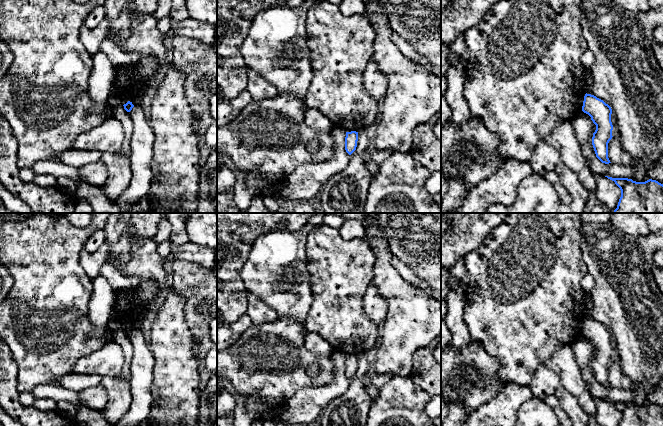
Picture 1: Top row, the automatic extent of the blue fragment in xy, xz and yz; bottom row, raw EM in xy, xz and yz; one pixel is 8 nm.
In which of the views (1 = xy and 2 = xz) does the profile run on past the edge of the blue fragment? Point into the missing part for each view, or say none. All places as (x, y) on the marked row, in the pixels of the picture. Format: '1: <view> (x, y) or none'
1: none
2: none

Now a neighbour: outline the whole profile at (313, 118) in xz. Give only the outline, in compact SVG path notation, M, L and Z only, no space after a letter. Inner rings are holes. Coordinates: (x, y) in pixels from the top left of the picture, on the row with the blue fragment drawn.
M307 108L304 122L318 133L331 133L334 128L333 123L317 109Z

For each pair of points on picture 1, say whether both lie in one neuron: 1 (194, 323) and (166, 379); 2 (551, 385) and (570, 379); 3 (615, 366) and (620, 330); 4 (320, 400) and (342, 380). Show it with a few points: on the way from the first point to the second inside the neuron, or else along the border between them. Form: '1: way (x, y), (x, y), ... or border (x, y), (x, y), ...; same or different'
1: border (184, 306), (184, 317), (198, 351); different
2: border (545, 364), (558, 375), (562, 386); different
3: border (618, 359), (622, 370), (631, 379); different
4: way (325, 395), (337, 385); same

